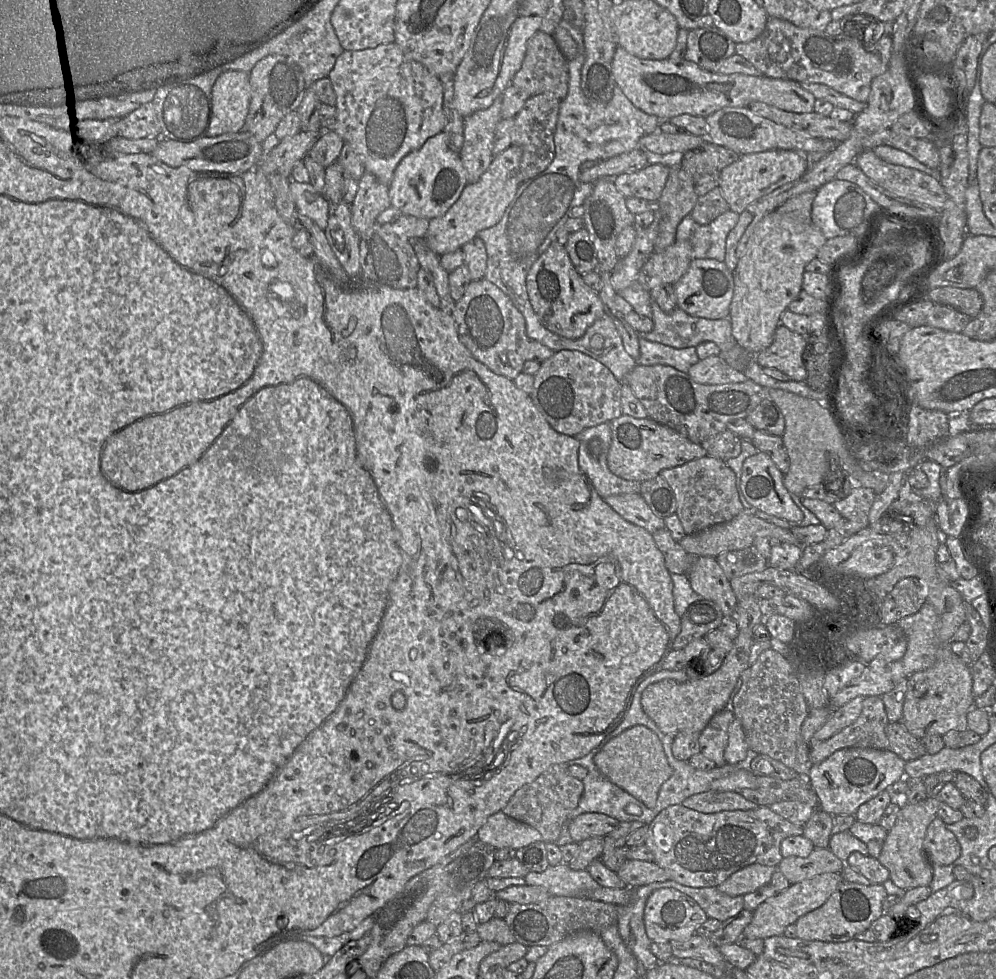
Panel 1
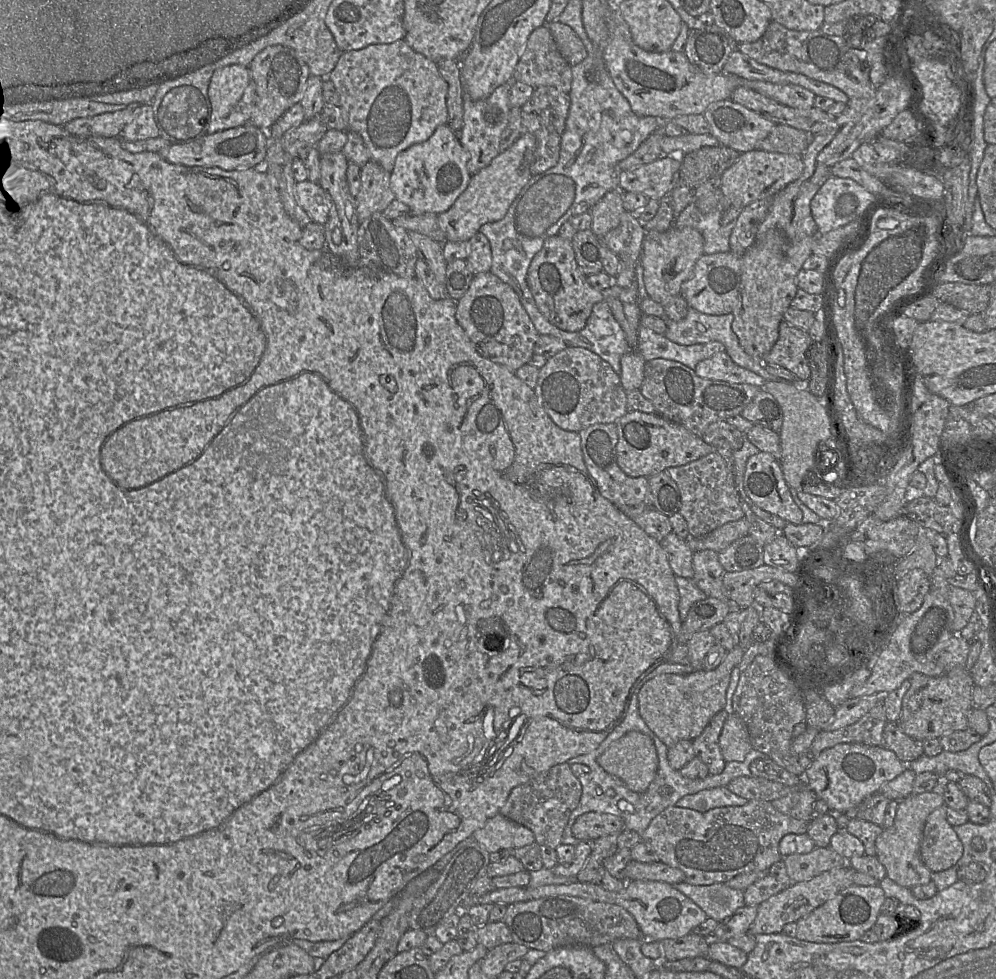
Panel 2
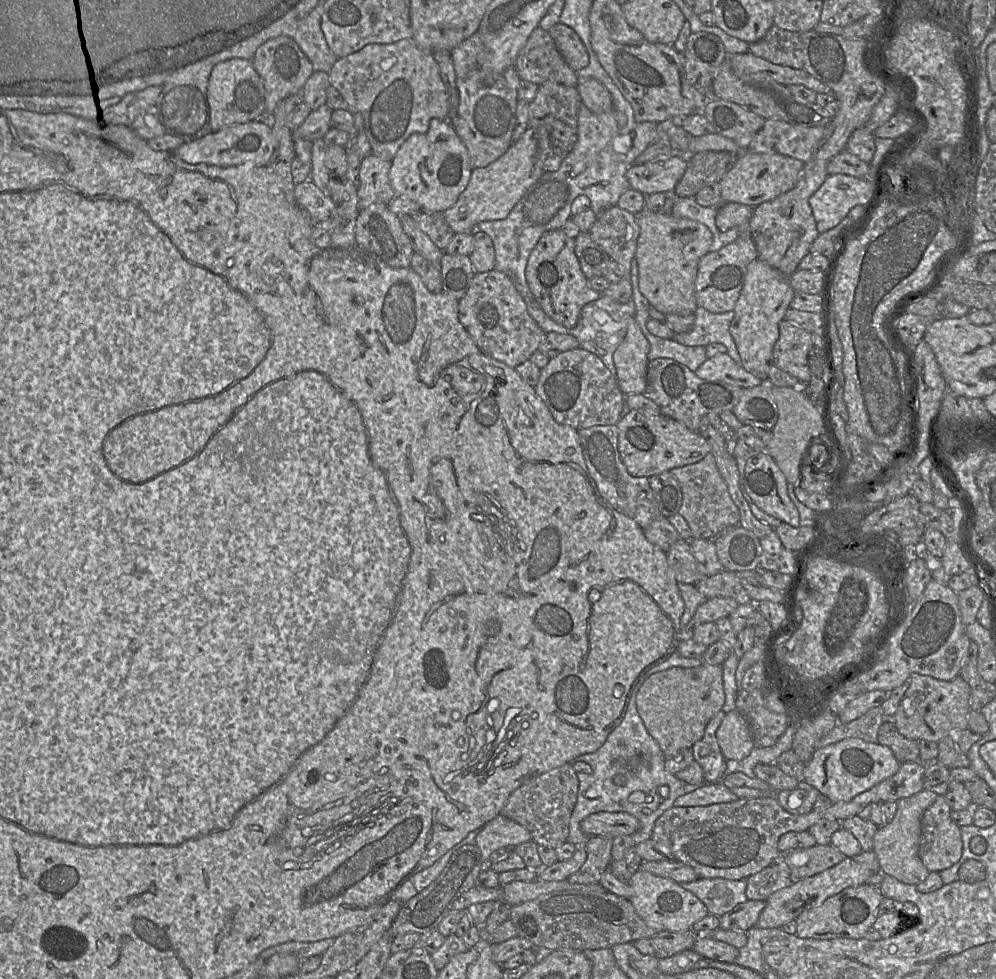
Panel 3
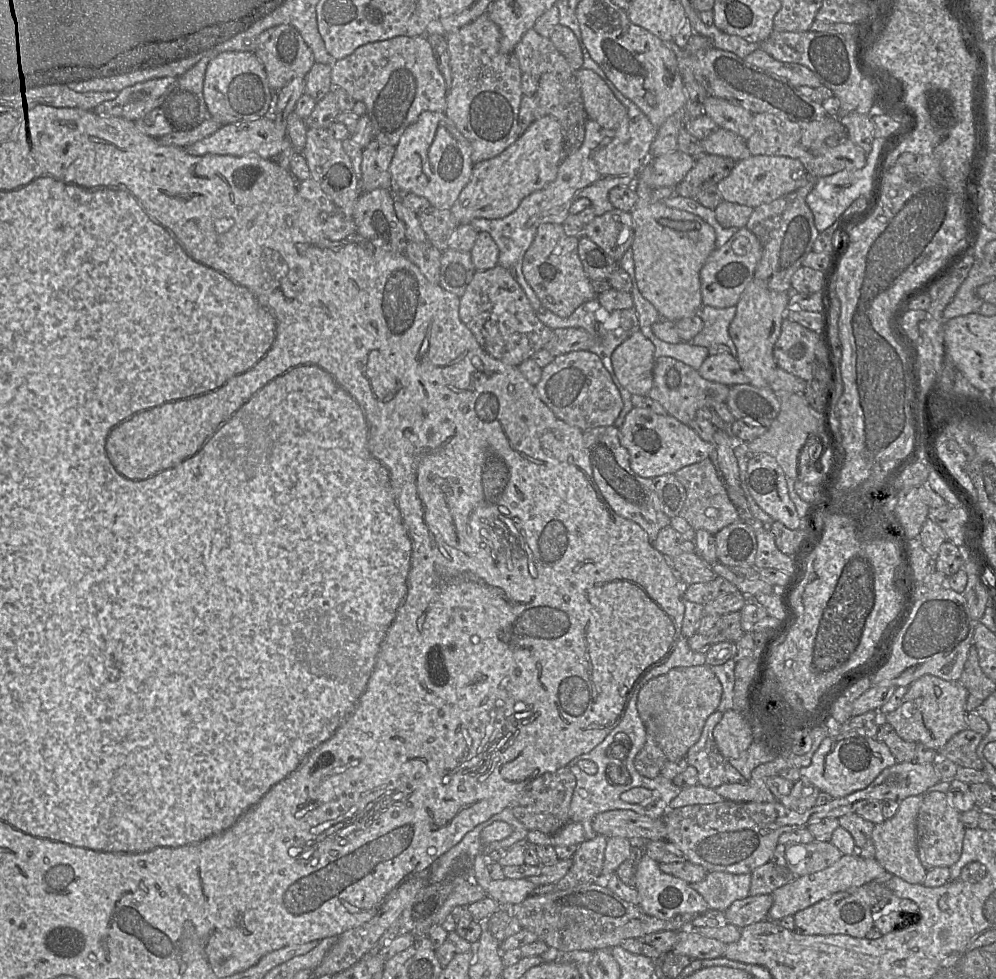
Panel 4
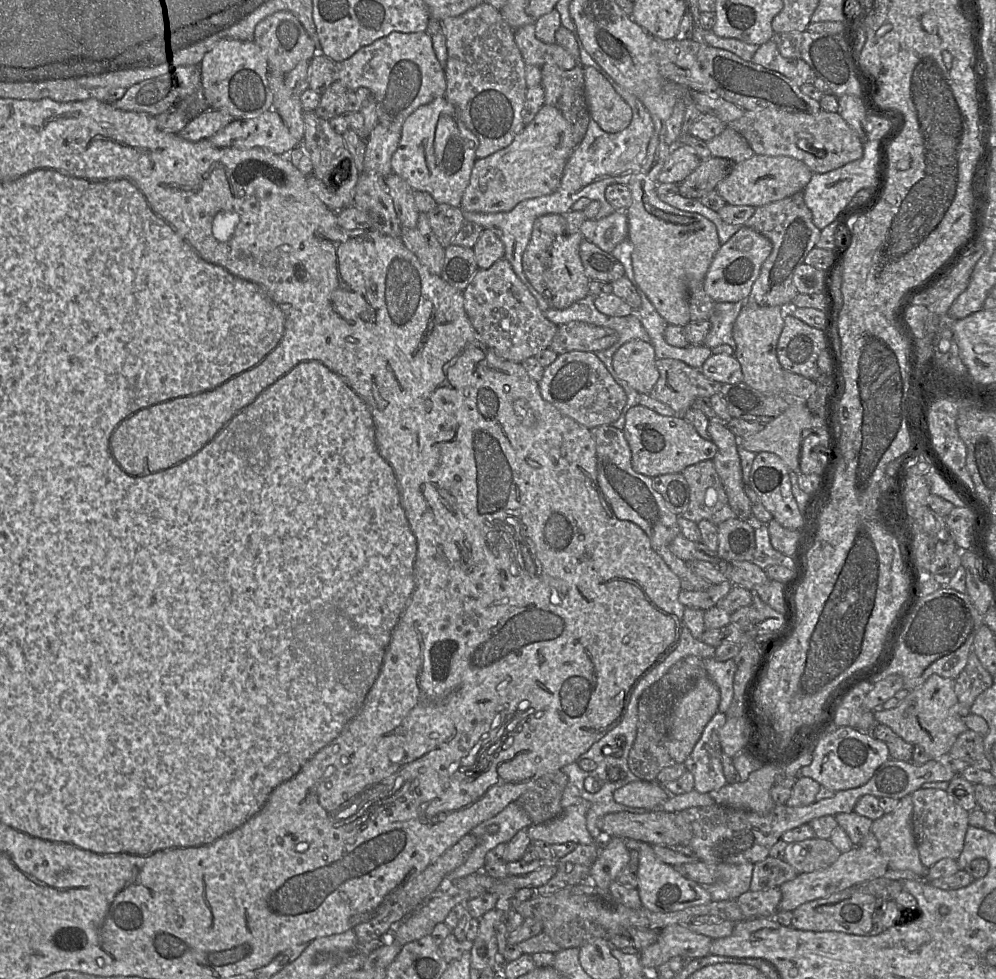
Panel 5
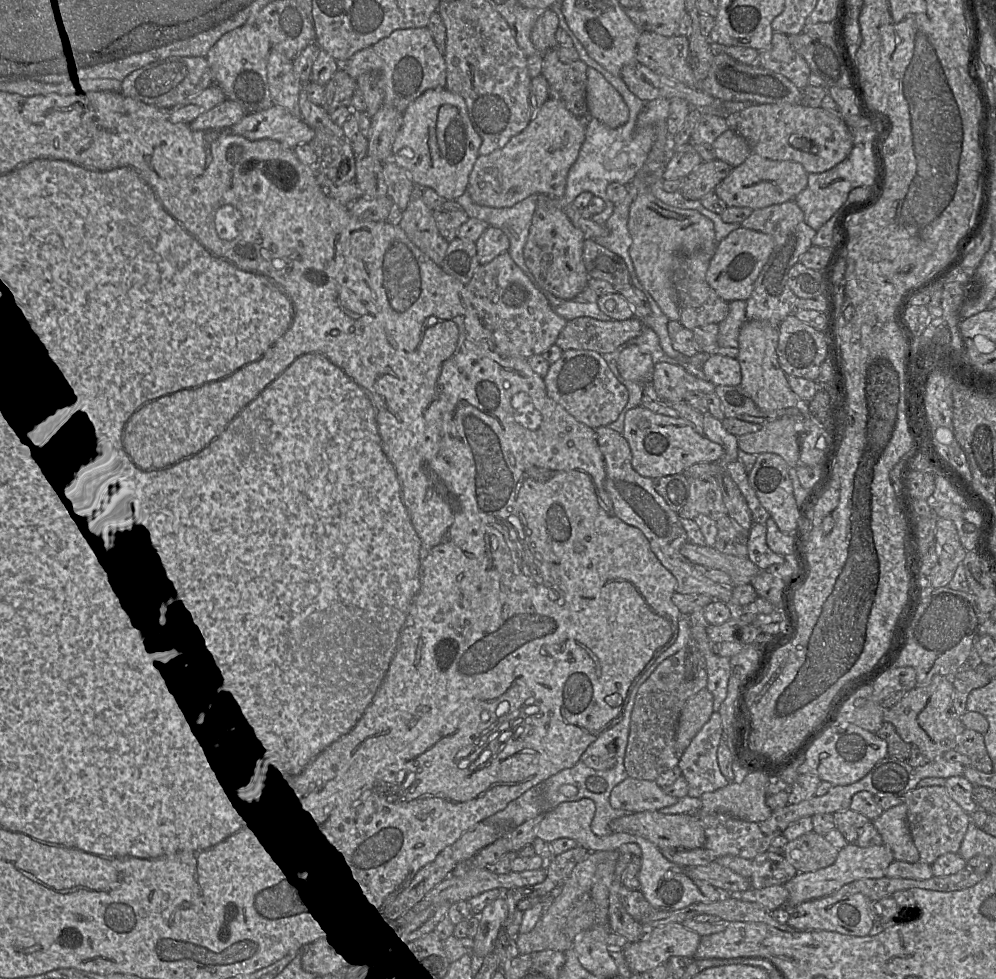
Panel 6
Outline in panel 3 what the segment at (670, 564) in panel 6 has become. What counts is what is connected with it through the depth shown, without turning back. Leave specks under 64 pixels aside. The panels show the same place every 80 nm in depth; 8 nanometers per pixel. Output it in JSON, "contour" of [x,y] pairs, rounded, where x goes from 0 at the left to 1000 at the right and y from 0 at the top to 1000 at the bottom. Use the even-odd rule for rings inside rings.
{"contour":[[[599,434],[579,440],[591,485],[597,491],[602,507],[617,521],[636,530],[644,539],[662,528],[663,521],[652,488],[635,486],[622,468],[619,435]]]}

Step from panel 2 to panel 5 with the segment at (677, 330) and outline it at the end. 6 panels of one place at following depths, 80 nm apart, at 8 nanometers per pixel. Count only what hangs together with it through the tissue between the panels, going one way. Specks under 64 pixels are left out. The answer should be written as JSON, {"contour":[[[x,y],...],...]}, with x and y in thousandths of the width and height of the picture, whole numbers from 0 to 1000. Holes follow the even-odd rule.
{"contour":[[[719,308],[712,329],[714,335],[707,346],[707,352],[717,355],[730,351],[739,358],[739,350],[735,342],[735,335],[747,308]]]}

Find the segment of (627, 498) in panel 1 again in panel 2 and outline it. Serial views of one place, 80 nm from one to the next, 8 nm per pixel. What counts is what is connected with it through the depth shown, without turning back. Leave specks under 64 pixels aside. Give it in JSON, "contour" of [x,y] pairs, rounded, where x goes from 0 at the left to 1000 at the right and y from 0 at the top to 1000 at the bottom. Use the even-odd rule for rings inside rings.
{"contour":[[[617,516],[624,524],[635,530],[653,549],[664,553],[676,543],[672,528],[660,522],[654,516]]]}

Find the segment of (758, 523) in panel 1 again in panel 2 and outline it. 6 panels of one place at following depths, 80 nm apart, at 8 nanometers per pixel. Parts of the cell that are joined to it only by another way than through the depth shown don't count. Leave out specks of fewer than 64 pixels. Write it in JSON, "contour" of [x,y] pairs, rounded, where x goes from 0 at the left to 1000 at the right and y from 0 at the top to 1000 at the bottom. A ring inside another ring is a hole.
{"contour":[[[748,529],[729,534],[716,543],[704,550],[694,549],[690,555],[696,564],[717,562],[723,565],[737,553],[752,546],[752,534]]]}

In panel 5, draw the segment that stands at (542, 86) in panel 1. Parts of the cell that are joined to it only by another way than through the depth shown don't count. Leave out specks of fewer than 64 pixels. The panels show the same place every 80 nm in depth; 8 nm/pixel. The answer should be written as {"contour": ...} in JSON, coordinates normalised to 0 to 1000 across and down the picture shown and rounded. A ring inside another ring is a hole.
{"contour":[[[529,25],[517,32],[517,42],[528,66],[545,68],[555,65],[566,72],[575,70],[581,64],[564,47],[549,45],[537,36],[537,25]]]}

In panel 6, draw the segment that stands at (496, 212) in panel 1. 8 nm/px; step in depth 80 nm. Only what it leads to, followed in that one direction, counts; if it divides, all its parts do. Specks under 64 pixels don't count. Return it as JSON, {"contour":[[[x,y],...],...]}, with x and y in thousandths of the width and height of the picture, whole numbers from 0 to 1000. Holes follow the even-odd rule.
{"contour":[[[551,100],[530,129],[505,151],[490,158],[481,158],[472,177],[468,195],[477,208],[495,212],[514,211],[535,198],[563,202],[567,197],[570,176],[580,161],[587,140],[588,127],[579,122],[564,104]]]}

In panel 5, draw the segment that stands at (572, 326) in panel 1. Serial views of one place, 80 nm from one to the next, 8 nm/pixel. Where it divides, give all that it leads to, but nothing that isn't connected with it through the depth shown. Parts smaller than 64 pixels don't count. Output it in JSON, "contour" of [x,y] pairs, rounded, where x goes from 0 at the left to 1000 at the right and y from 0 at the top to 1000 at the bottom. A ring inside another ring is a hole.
{"contour":[[[545,220],[535,229],[533,244],[525,258],[524,272],[532,290],[554,315],[570,315],[592,300],[592,284],[582,264],[582,249],[585,244],[582,236],[575,239],[568,238],[566,220]]]}

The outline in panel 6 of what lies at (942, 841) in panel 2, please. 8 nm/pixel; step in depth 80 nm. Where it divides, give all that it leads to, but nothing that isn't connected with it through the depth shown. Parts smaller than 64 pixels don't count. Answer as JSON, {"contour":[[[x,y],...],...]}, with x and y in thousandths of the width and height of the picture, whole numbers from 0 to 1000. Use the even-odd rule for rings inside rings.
{"contour":[[[949,803],[921,804],[905,816],[911,822],[911,840],[924,879],[935,884],[947,872],[963,871],[975,834],[954,814]]]}

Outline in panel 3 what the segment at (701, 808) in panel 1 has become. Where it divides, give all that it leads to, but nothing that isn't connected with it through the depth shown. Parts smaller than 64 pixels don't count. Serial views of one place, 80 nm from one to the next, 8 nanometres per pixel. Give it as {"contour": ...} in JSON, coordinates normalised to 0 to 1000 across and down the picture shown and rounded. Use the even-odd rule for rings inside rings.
{"contour":[[[725,799],[709,800],[701,806],[681,814],[677,824],[711,823],[739,818],[742,815]]]}

